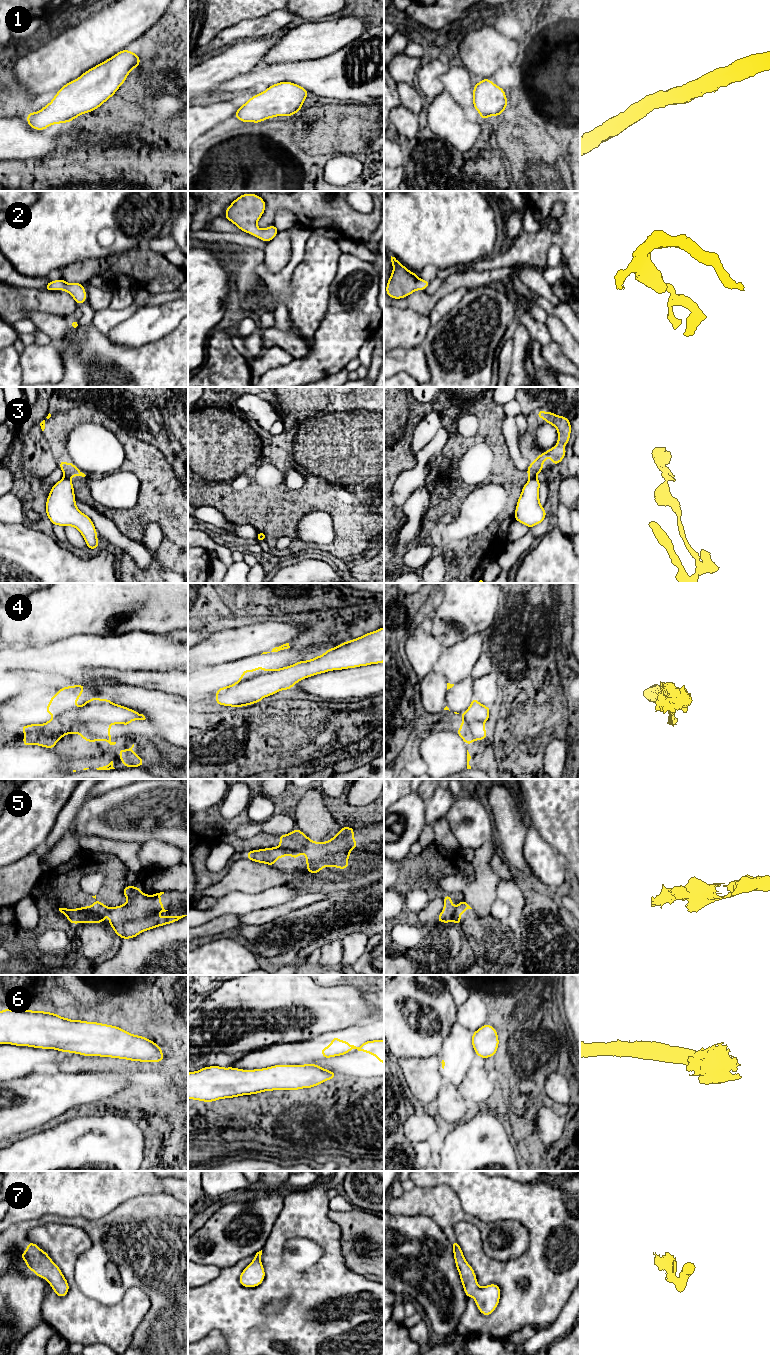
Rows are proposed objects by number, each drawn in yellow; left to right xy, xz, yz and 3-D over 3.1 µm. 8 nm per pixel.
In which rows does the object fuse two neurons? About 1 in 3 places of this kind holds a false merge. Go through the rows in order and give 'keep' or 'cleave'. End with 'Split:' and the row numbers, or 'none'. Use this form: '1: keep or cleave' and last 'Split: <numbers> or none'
1: keep
2: keep
3: cleave
4: keep
5: cleave
6: keep
7: keep
Split: 3, 5

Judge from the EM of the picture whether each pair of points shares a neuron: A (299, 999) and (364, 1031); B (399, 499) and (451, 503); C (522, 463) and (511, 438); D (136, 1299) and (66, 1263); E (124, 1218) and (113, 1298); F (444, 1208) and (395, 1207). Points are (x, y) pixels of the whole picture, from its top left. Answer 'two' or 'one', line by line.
A: two
B: two
C: one
D: one
E: one
F: one

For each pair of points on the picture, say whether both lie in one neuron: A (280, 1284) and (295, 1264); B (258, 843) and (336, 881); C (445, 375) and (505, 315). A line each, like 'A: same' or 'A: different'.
A: different
B: different
C: same

